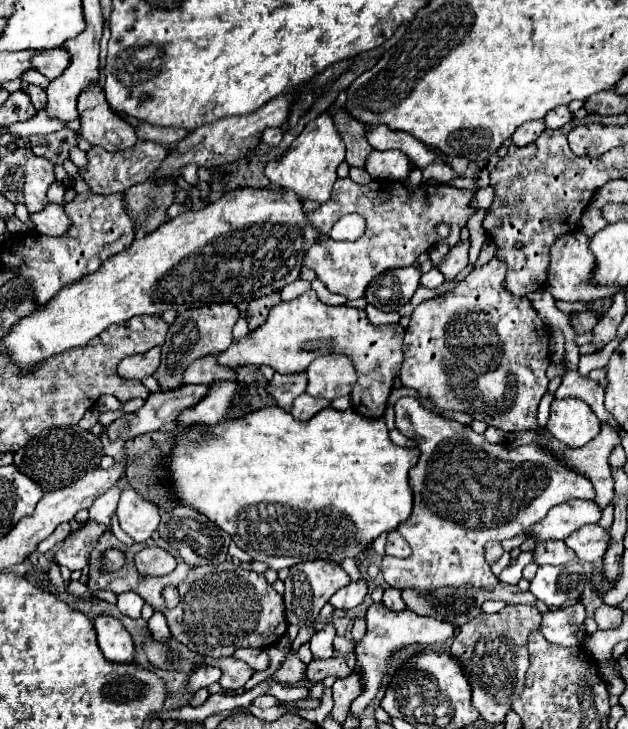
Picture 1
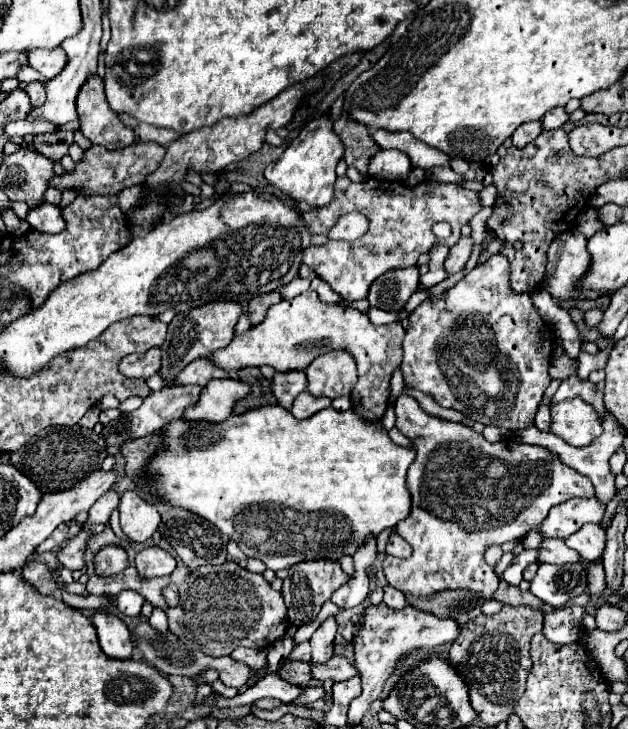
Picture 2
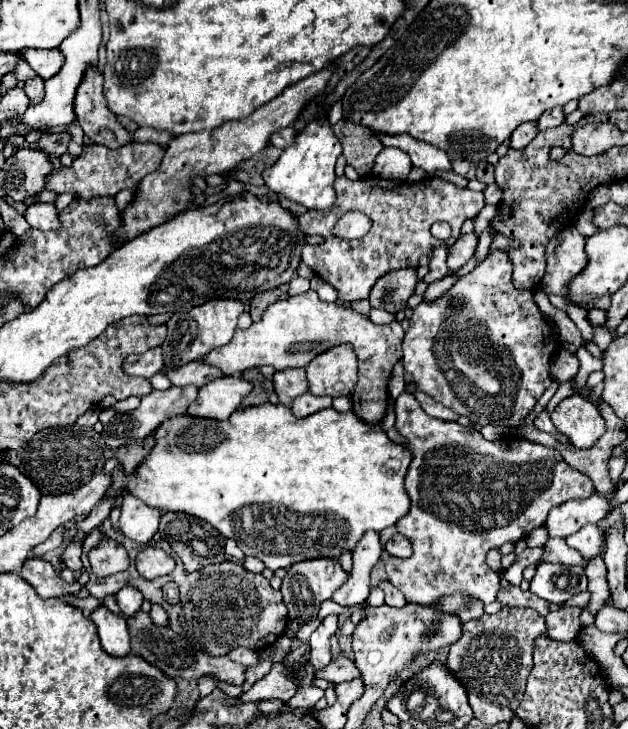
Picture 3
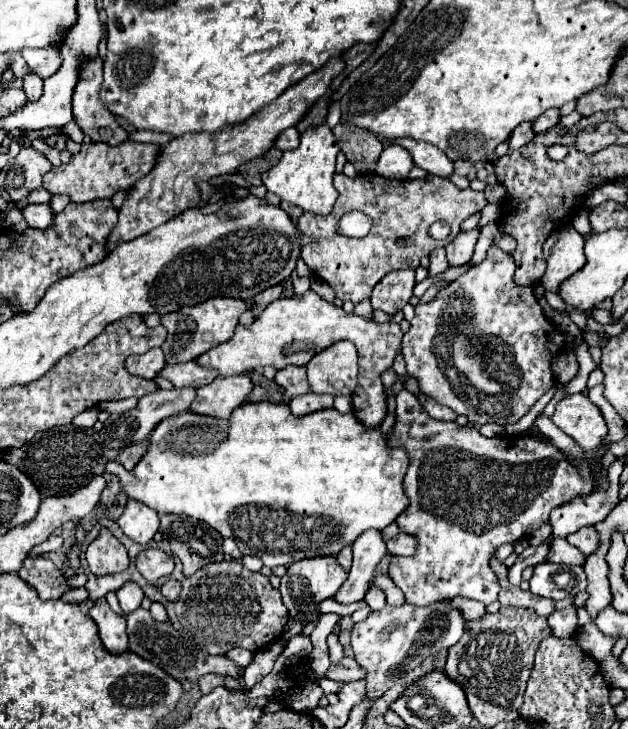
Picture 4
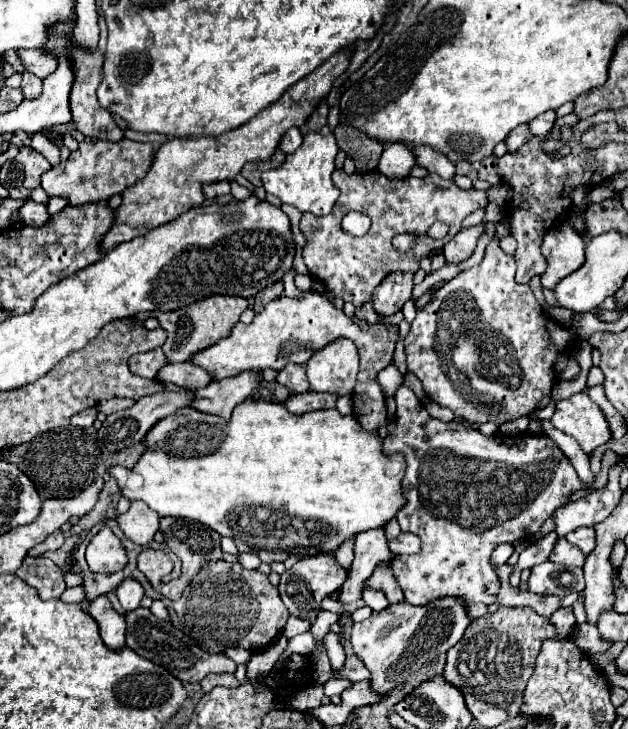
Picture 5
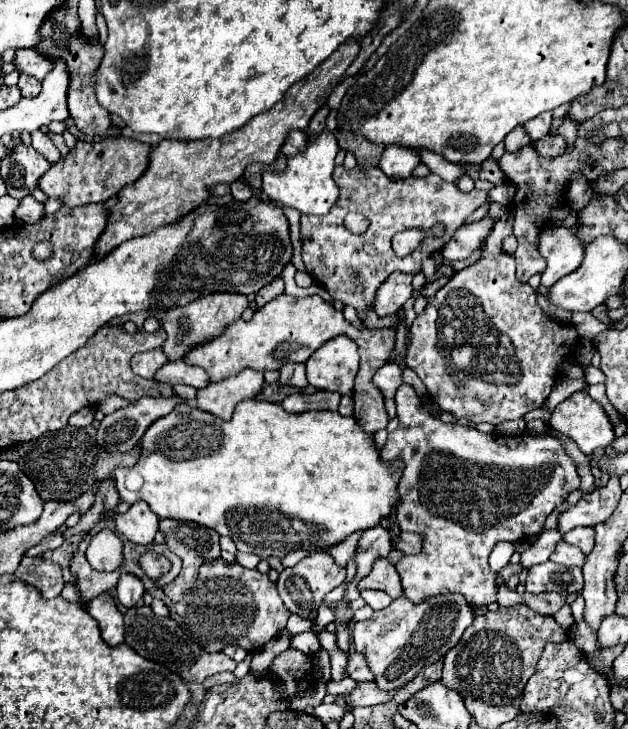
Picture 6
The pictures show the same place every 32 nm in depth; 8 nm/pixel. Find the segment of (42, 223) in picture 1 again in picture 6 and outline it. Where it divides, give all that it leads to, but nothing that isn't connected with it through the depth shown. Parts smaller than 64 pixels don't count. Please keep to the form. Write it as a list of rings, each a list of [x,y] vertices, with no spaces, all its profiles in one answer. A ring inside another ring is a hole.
[[[32,194],[24,196],[14,212],[14,218],[22,220],[24,224],[36,224],[36,220],[40,220],[40,216],[44,216],[42,212],[42,204],[36,202],[36,198]]]

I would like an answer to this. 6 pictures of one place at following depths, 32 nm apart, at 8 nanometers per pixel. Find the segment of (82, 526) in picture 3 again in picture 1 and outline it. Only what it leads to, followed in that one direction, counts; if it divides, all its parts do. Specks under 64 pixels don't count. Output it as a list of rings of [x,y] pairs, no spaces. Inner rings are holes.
[[[114,486],[110,488],[106,494],[102,494],[92,506],[90,506],[90,520],[94,522],[102,522],[106,524],[108,530],[112,532],[111,518],[118,506],[118,498],[120,498],[120,490]]]

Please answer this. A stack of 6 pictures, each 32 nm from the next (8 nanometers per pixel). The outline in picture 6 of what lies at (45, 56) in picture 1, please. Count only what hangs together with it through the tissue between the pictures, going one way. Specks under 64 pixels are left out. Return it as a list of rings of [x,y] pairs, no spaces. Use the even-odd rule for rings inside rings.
[[[16,50],[16,56],[14,56],[14,66],[18,72],[22,74],[28,74],[28,76],[34,76],[38,80],[42,80],[52,68],[52,60],[44,60],[36,50]]]

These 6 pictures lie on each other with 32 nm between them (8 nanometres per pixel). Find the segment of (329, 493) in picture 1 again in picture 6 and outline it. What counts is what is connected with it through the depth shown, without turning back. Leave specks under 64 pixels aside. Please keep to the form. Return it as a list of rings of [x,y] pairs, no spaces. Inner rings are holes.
[[[244,400],[236,406],[232,420],[224,422],[224,420],[216,418],[214,414],[208,414],[208,412],[184,402],[184,404],[178,404],[168,416],[162,416],[150,424],[150,428],[144,432],[144,436],[140,440],[140,450],[142,450],[140,458],[132,468],[114,470],[114,482],[116,482],[116,490],[120,494],[120,500],[124,500],[128,504],[134,504],[136,500],[144,500],[144,502],[148,502],[150,510],[158,518],[196,522],[206,528],[212,528],[222,536],[230,536],[240,552],[252,552],[264,560],[268,560],[270,556],[284,558],[288,552],[298,550],[298,548],[312,550],[312,546],[314,546],[318,550],[328,550],[330,546],[342,542],[352,532],[378,526],[380,518],[388,516],[390,508],[398,502],[396,484],[398,484],[398,478],[402,472],[402,464],[382,464],[372,436],[368,436],[358,426],[358,422],[354,418],[344,418],[338,412],[288,414],[280,408],[280,404],[272,404],[272,402],[264,402],[264,400]]]

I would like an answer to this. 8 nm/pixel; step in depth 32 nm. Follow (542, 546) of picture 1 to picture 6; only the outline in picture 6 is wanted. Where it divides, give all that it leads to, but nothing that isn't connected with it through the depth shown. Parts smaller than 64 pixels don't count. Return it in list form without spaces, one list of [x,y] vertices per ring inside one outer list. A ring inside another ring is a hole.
[[[560,542],[560,544],[556,546],[556,550],[552,552],[550,560],[552,560],[552,562],[560,562],[560,564],[564,564],[566,568],[574,568],[574,566],[582,568],[584,562],[586,562],[586,554],[580,552],[580,548],[572,548],[572,546]]]

